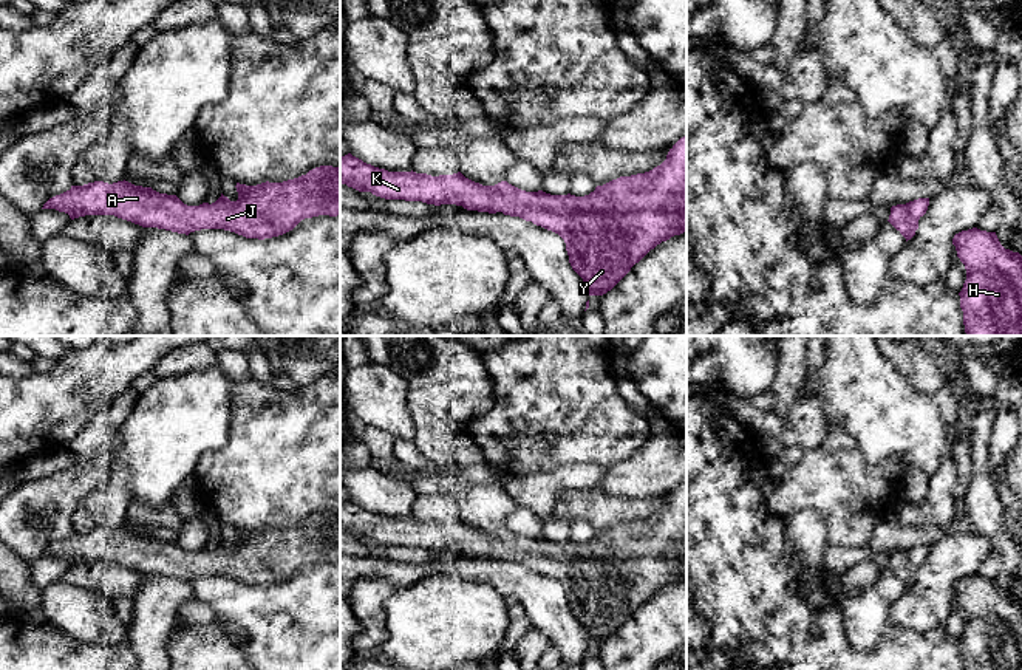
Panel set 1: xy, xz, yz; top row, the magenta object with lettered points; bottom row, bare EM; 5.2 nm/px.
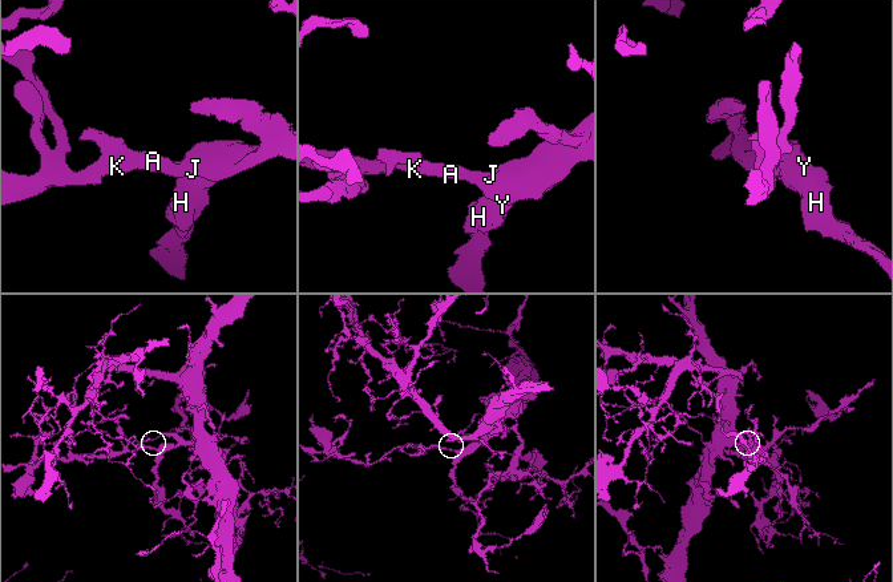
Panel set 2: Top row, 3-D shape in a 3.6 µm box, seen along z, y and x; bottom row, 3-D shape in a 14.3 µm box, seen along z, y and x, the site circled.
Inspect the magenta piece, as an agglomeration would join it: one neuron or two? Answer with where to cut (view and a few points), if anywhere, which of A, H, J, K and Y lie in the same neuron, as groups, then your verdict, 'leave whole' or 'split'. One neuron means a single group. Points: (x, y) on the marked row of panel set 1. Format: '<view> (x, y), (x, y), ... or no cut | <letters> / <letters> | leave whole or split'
no cut | A H J K Y | leave whole

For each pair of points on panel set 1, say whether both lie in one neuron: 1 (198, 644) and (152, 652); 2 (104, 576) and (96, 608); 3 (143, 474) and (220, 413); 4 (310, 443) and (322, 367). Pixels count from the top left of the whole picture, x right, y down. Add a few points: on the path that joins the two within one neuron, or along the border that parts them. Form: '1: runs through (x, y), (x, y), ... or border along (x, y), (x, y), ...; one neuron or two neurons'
1: border along (177, 627), (169, 636), (166, 653); two neurons
2: border along (65, 582), (93, 590), (112, 601); two neurons
3: runs through (161, 455), (201, 415); one neuron
4: border along (323, 375), (310, 384), (296, 387); two neurons

